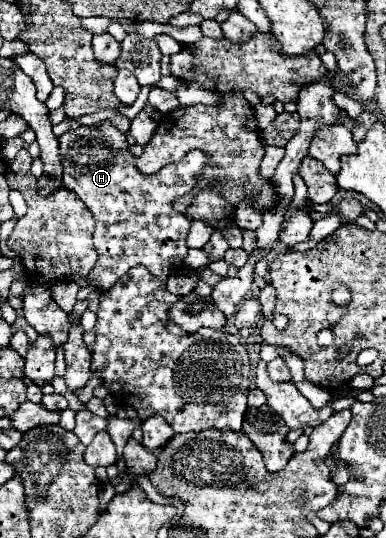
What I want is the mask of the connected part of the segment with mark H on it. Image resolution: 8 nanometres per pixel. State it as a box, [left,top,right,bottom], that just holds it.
[58,120,208,292]

